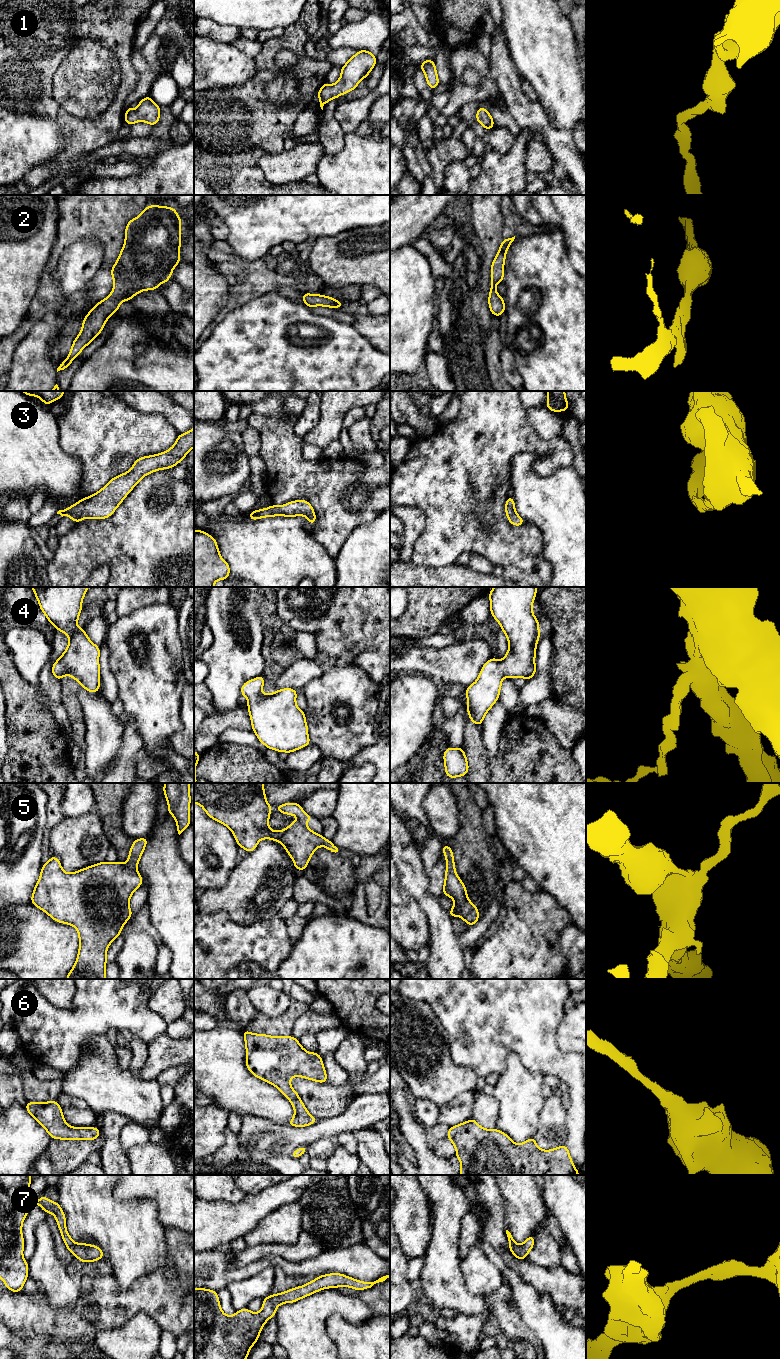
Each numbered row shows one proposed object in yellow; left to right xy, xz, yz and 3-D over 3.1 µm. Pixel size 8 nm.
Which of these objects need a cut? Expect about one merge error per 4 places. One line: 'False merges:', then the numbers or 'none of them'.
False merges: none of them

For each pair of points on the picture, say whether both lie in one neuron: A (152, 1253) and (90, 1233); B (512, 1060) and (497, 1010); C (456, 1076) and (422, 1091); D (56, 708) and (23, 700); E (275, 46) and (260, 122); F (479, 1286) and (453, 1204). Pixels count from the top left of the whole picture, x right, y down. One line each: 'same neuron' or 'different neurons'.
A: same neuron
B: different neurons
C: same neuron
D: different neurons
E: same neuron
F: different neurons

